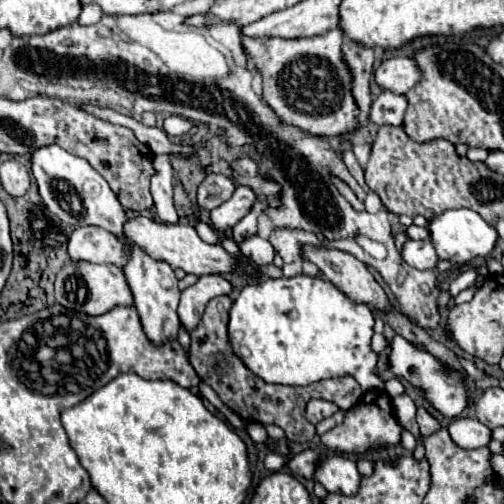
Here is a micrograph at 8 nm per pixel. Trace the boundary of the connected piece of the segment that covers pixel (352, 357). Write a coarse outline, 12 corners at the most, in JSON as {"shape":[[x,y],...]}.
{"shape":[[299,275],[247,285],[233,353],[267,383],[375,371],[373,313]]}

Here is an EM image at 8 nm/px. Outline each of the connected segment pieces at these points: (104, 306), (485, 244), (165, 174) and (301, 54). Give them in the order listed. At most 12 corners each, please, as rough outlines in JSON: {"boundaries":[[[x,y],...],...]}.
{"boundaries":[[[69,261],[55,279],[55,301],[101,315],[131,307],[115,265]],[[473,209],[427,221],[437,257],[487,257],[497,231]],[[153,155],[151,195],[157,217],[177,223],[169,155]],[[341,29],[243,37],[263,101],[313,135],[357,127]]]}

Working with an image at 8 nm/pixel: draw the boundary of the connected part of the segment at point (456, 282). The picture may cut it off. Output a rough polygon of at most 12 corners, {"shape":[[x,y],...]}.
{"shape":[[473,269],[461,271],[451,281],[451,295],[457,297],[463,289],[475,283]]}

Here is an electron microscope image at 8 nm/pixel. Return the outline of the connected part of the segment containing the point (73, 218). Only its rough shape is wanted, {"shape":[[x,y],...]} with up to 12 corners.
{"shape":[[31,153],[43,205],[73,227],[117,237],[127,213],[85,159]]}

